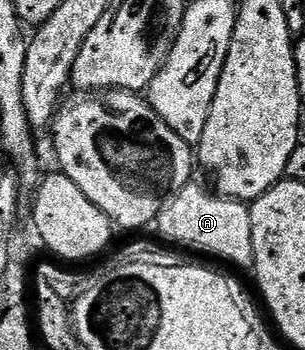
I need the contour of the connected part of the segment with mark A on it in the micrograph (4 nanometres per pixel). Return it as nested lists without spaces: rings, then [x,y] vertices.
[[[189,182],[165,204],[154,221],[155,227],[160,227],[161,234],[165,236],[163,239],[169,245],[181,244],[184,248],[193,248],[196,252],[217,256],[220,260],[229,260],[240,268],[251,269],[256,259],[249,205],[243,200],[229,200],[227,196],[212,190],[207,192],[202,185],[196,183]]]

